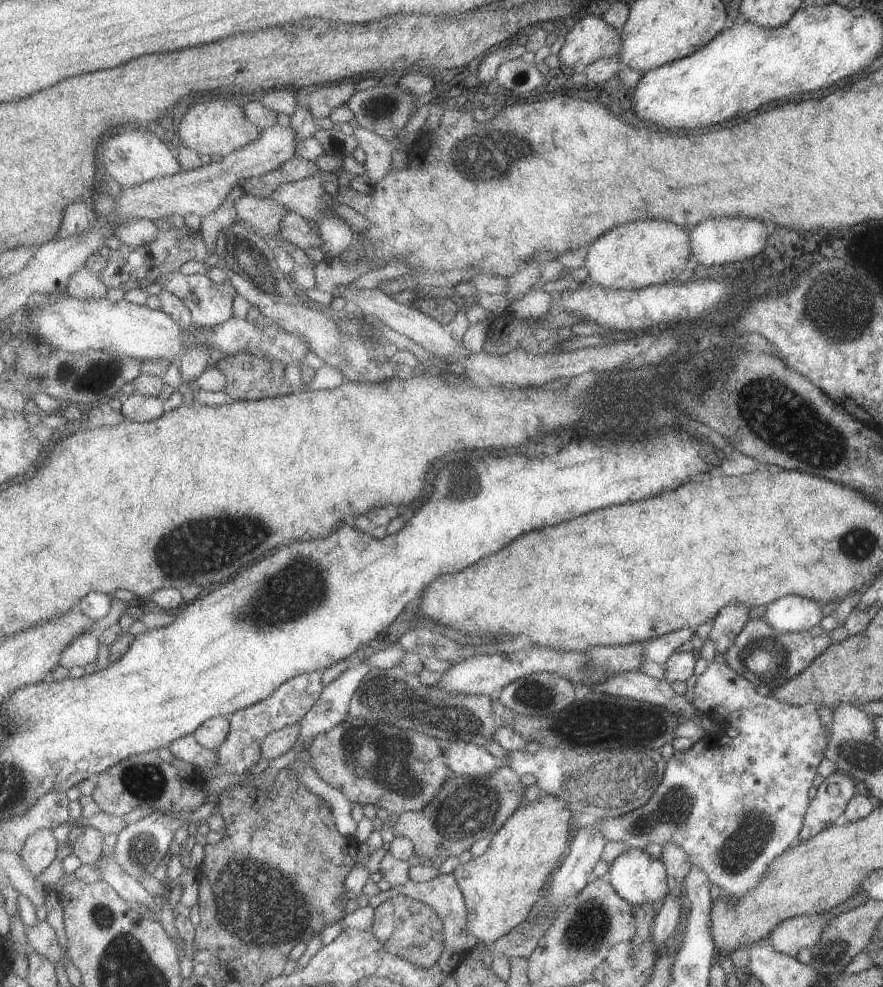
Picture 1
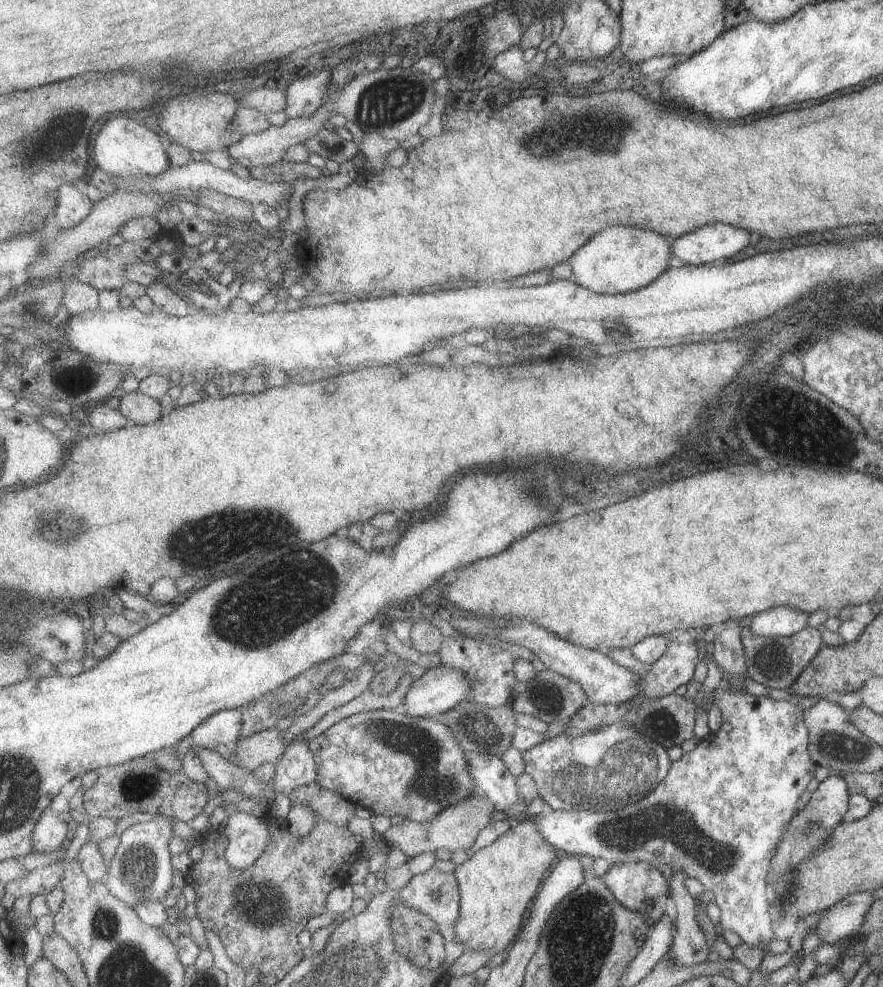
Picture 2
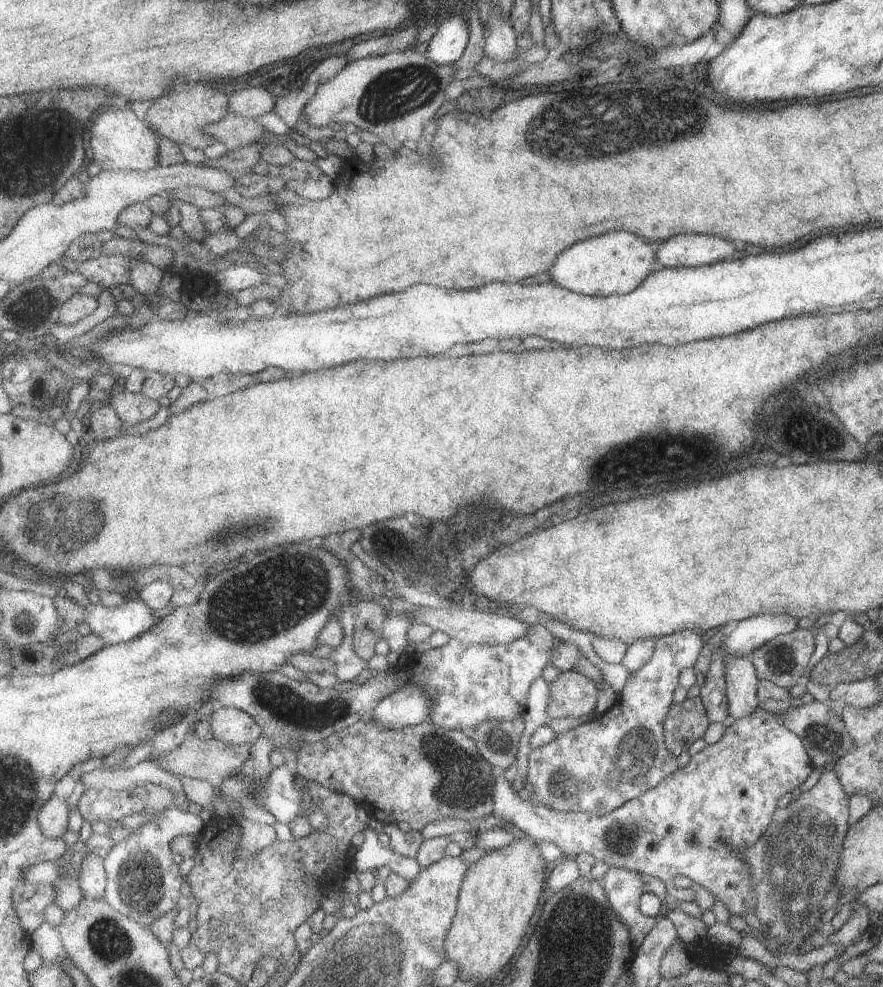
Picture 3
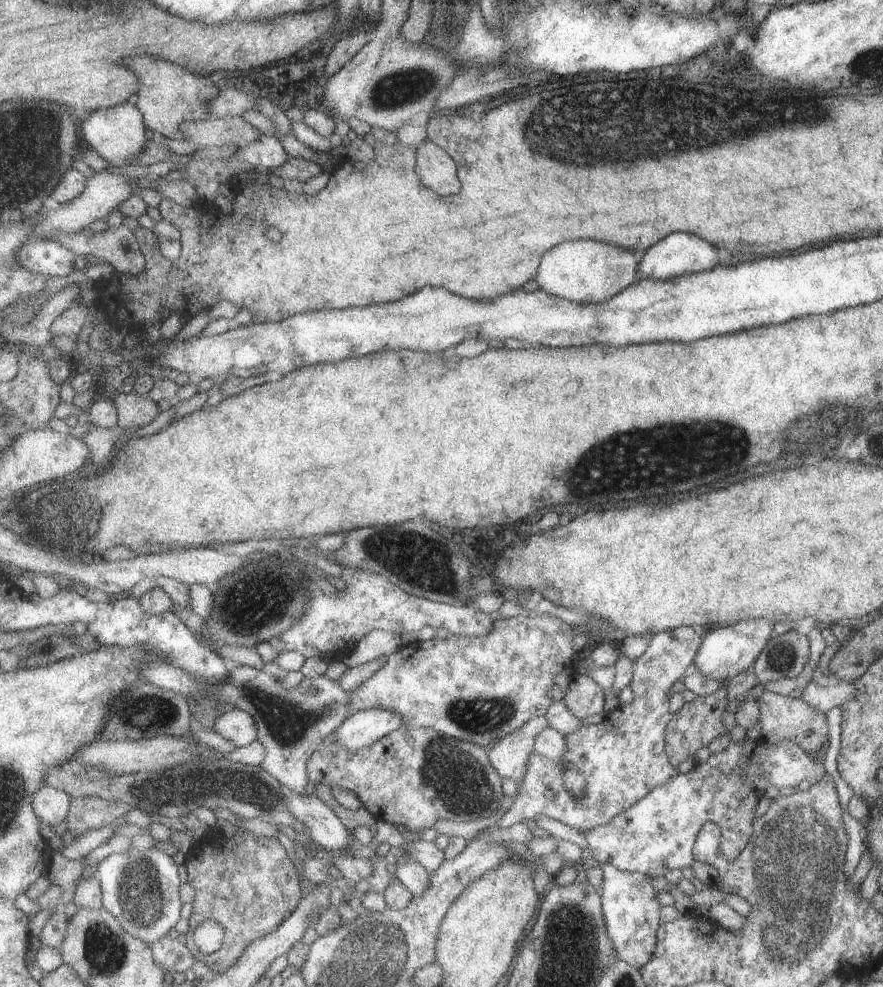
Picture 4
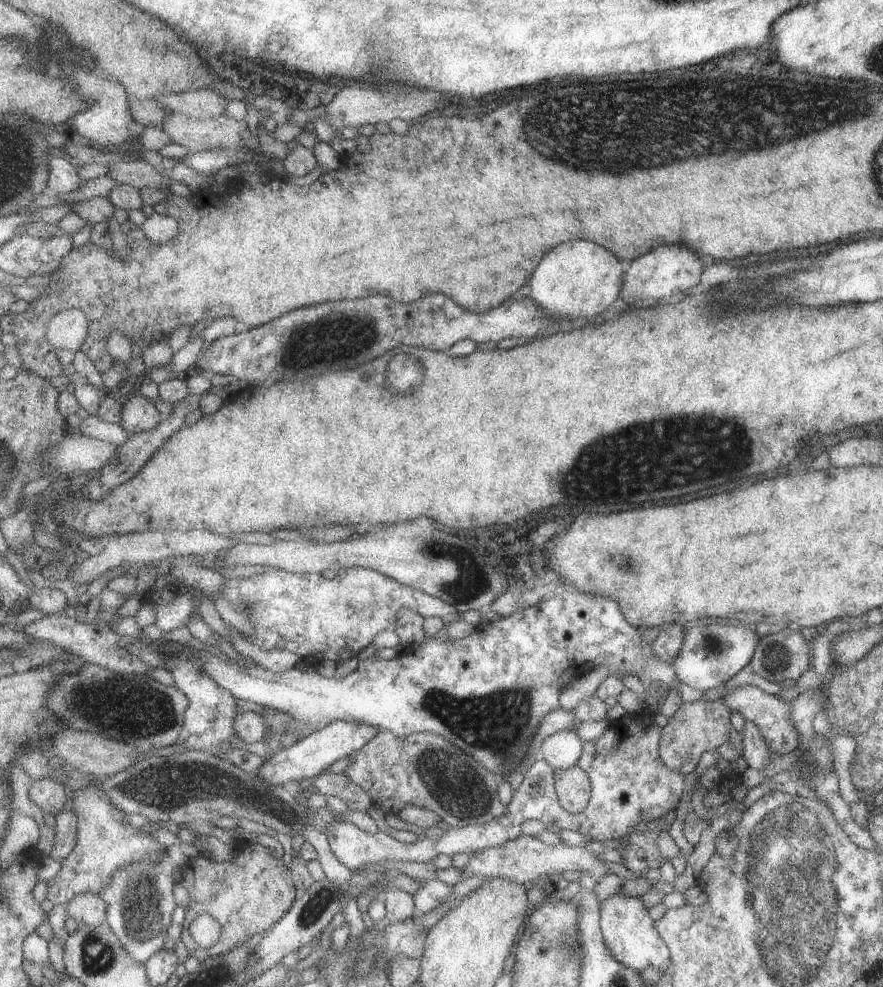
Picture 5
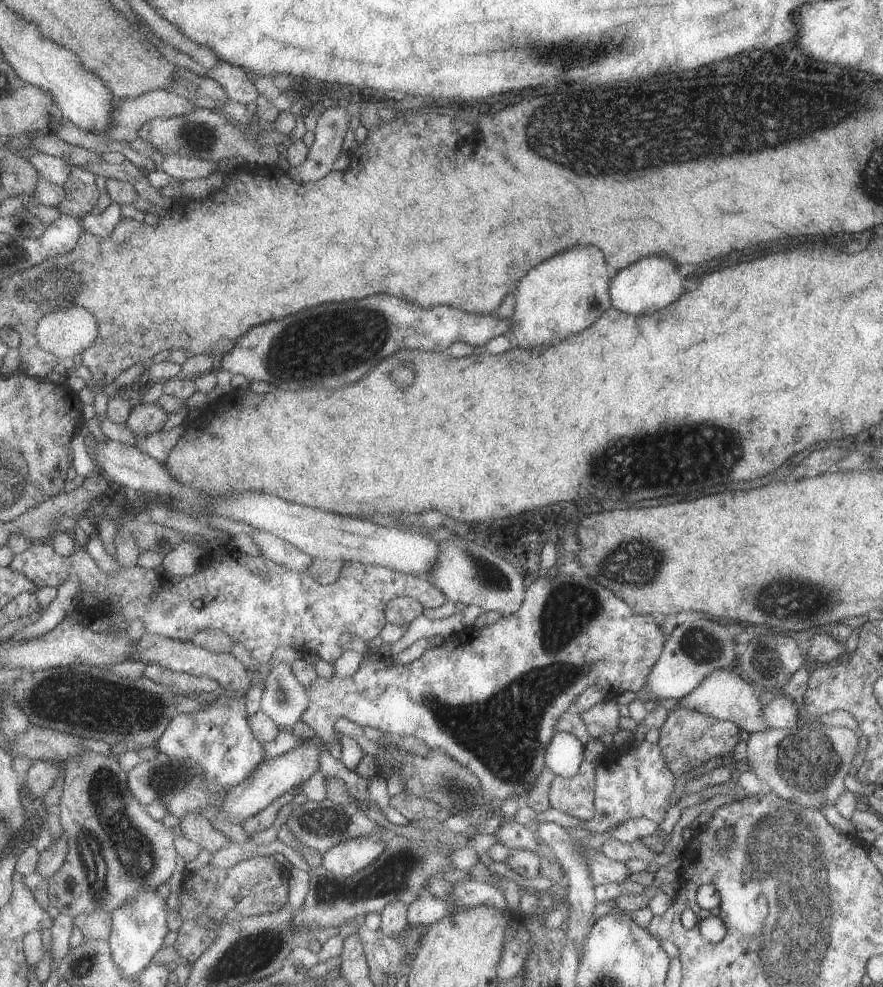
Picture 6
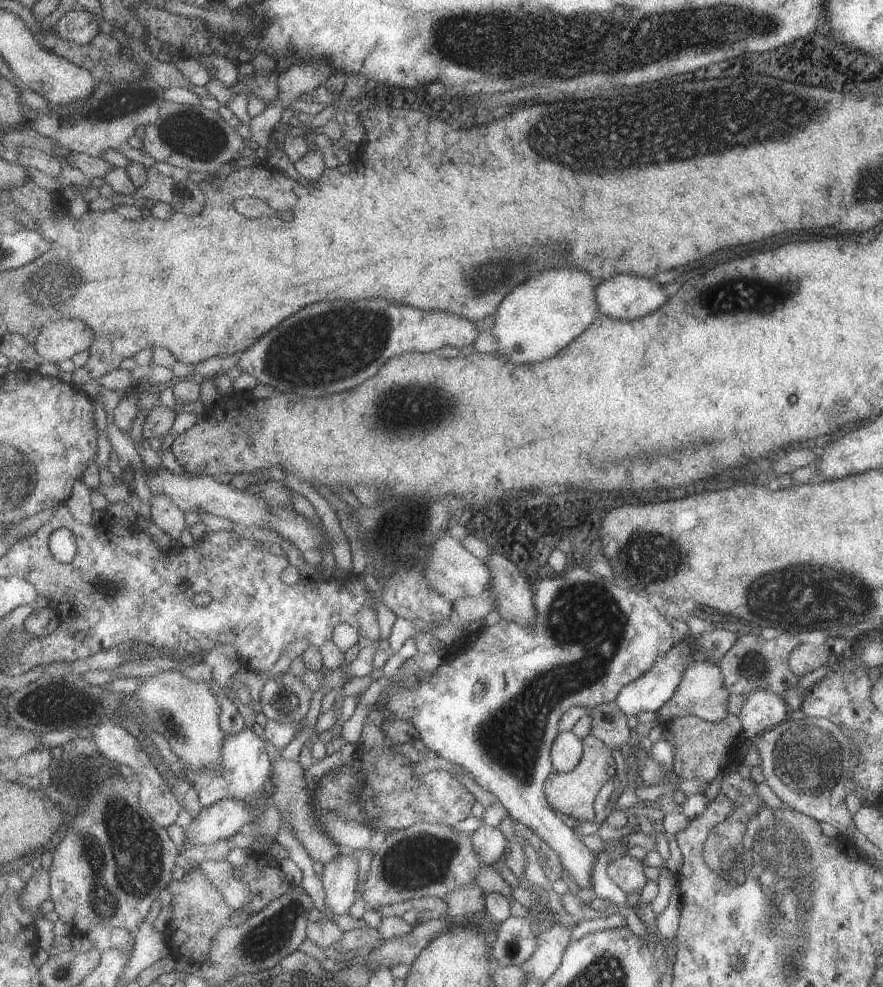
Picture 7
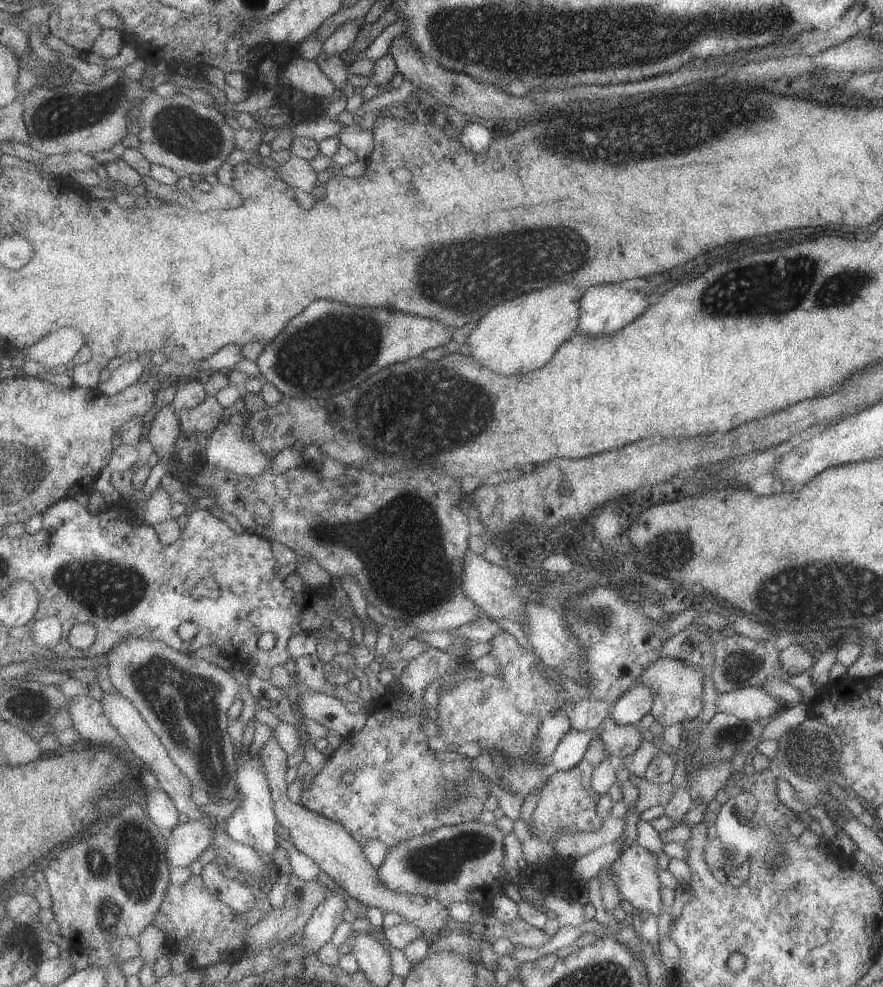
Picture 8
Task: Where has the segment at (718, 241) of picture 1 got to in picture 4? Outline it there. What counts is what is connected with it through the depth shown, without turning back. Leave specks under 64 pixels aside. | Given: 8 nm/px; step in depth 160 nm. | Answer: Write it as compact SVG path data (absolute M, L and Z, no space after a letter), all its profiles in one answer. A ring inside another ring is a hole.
M673 232L645 252L643 264L639 264L639 272L643 278L674 279L676 276L709 270L718 264L717 260L719 256L713 244L707 244L705 240L699 240L691 234Z

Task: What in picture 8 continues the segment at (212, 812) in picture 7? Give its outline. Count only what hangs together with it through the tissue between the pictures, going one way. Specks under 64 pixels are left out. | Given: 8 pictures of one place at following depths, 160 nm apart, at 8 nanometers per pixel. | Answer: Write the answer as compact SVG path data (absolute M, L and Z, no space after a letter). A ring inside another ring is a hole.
M207 817L190 819L175 827L167 838L167 856L171 868L190 867L212 845L213 839L212 822Z

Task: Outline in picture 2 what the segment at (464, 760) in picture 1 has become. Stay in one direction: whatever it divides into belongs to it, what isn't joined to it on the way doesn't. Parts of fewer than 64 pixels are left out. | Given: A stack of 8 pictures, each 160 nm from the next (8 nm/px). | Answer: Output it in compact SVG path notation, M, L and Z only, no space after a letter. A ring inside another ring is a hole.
M719 668L722 672L722 678L715 690L709 695L711 702L719 709L722 716L722 722L728 722L731 726L729 732L715 731L709 732L705 738L700 739L693 750L684 752L676 761L671 761L671 766L665 775L665 778L650 792L649 795L645 795L641 800L627 805L626 807L614 810L614 811L564 811L561 809L552 810L550 814L539 813L535 816L527 818L525 810L527 810L527 804L524 800L517 795L517 778L511 774L511 770L505 766L505 762L501 760L500 756L492 755L490 752L481 753L466 753L467 760L470 764L470 773L474 777L475 782L482 788L483 792L488 796L488 799L496 806L497 811L503 811L505 817L518 818L518 821L513 821L513 824L519 824L521 821L528 821L531 819L538 824L543 836L551 843L555 845L555 848L559 850L562 855L581 855L589 856L593 859L602 858L606 860L610 865L643 861L650 864L653 867L657 867L658 864L667 864L669 868L677 867L683 870L687 877L693 877L697 879L709 892L713 893L714 903L720 910L720 925L722 929L732 930L739 936L743 943L752 947L760 948L763 954L771 954L767 950L767 943L775 939L773 930L771 929L771 922L773 921L771 904L774 898L774 892L769 884L768 872L770 869L770 860L774 855L776 846L783 836L786 826L795 816L795 802L797 798L801 796L801 793L805 791L805 786L811 778L814 777L814 768L816 765L811 762L811 757L808 753L808 730L804 723L802 707L797 705L796 700L789 701L776 701L765 695L754 696L745 689L735 689L730 691L728 687L729 675L727 671Z

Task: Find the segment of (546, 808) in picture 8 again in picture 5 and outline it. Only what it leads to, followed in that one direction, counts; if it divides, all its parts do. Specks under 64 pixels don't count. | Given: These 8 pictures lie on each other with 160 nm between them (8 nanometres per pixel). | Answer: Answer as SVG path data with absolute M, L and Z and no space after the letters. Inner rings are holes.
M576 764L568 769L556 769L554 777L561 804L572 813L585 811L590 802L587 772Z

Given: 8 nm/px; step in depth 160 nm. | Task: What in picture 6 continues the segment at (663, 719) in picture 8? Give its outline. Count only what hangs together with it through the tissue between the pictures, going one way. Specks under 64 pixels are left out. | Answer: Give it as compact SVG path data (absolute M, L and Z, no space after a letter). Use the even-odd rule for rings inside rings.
M723 669L708 674L687 696L681 697L677 706L712 716L716 719L734 722L739 729L748 733L764 731L768 728L762 717L759 691L741 678L736 669Z

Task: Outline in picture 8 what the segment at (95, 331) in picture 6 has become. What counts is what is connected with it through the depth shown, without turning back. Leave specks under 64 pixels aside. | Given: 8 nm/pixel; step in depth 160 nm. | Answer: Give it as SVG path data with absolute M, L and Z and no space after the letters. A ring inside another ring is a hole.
M72 326L61 327L31 346L27 358L39 362L43 370L57 368L69 364L85 344L87 340L81 330Z

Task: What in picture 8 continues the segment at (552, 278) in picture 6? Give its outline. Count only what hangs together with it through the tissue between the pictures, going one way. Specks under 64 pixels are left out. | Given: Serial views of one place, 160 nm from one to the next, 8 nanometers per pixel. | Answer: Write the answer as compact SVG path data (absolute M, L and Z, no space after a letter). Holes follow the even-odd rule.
M553 284L551 288L535 290L531 294L523 294L515 300L507 300L495 306L469 335L467 344L471 348L471 356L499 374L527 374L531 370L543 368L551 358L554 358L563 343L579 330L583 295L584 292L573 284Z

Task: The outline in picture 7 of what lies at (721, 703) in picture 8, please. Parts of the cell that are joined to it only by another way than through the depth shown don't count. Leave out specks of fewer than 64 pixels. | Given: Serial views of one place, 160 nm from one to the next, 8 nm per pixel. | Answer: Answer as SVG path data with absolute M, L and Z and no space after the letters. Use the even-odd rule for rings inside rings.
M755 690L747 694L737 716L744 737L752 740L764 731L786 721L789 712L790 709L782 697L767 690Z

